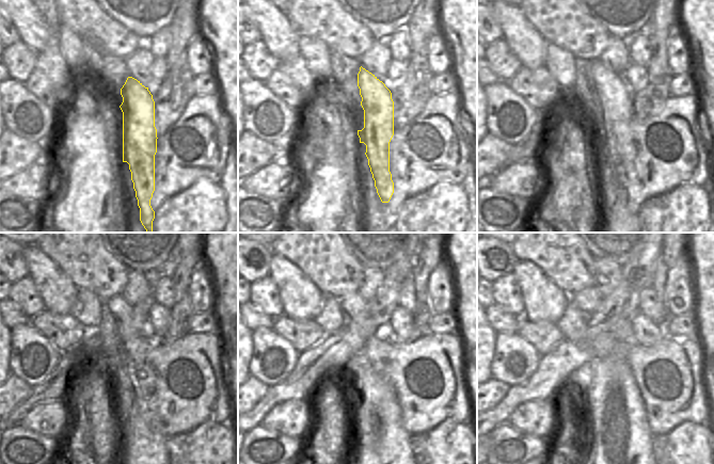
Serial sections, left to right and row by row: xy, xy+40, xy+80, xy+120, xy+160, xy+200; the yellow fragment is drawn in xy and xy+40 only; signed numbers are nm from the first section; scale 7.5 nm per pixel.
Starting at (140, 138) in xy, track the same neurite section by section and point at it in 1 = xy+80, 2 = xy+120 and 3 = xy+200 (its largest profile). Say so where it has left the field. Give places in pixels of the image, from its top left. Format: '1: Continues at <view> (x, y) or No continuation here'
1: Continues at xy+80 (617, 104)
2: Continues at xy+120 (123, 312)
3: Continues at xy+200 (587, 300)

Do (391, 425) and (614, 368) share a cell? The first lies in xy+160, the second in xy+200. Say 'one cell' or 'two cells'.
one cell

